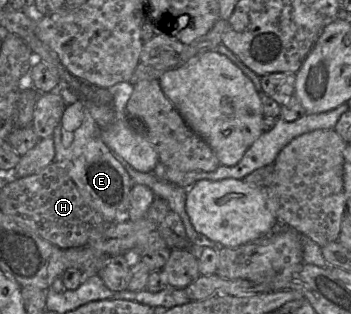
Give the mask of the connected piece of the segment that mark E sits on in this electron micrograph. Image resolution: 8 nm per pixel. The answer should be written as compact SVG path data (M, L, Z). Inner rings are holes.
M82 101L68 104L52 139L55 146L54 162L74 181L81 195L109 224L126 221L130 204L132 181L112 151L101 139L101 129Z

